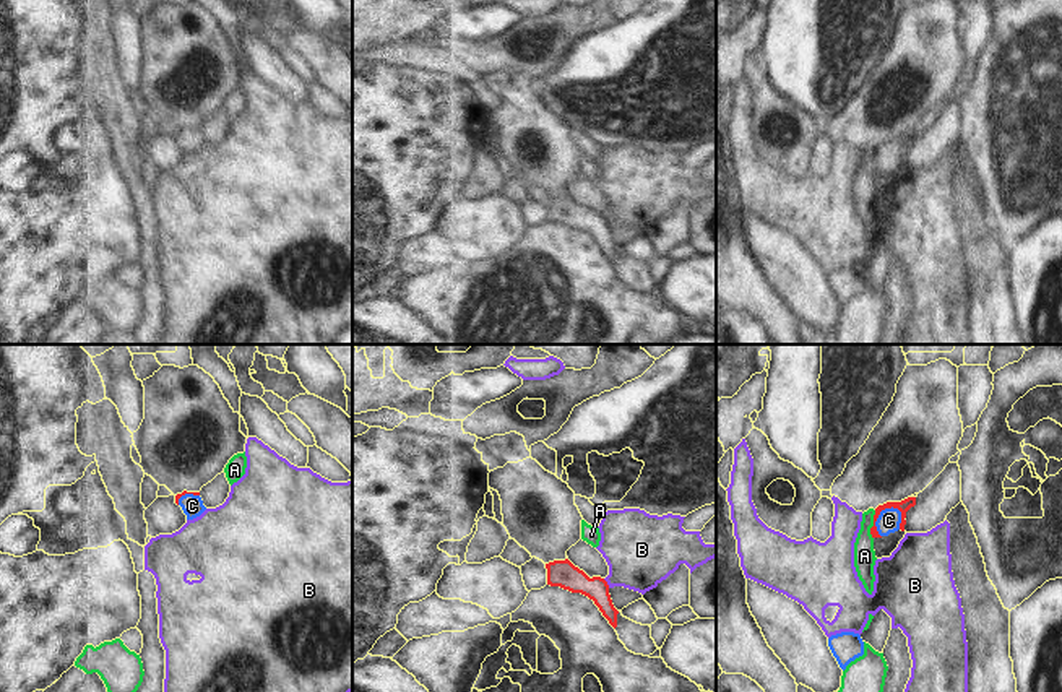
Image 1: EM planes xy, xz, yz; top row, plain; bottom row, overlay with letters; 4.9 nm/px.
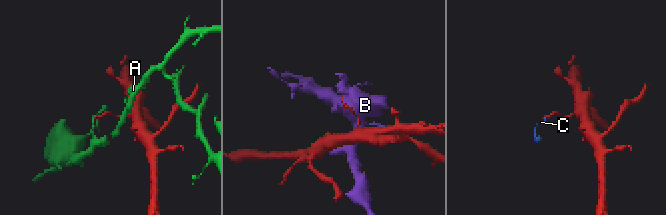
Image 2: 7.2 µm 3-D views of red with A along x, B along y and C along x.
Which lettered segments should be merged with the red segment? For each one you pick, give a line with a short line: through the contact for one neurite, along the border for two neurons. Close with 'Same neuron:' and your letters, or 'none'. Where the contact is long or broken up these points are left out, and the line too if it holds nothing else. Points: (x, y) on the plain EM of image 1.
Same neuron: C

